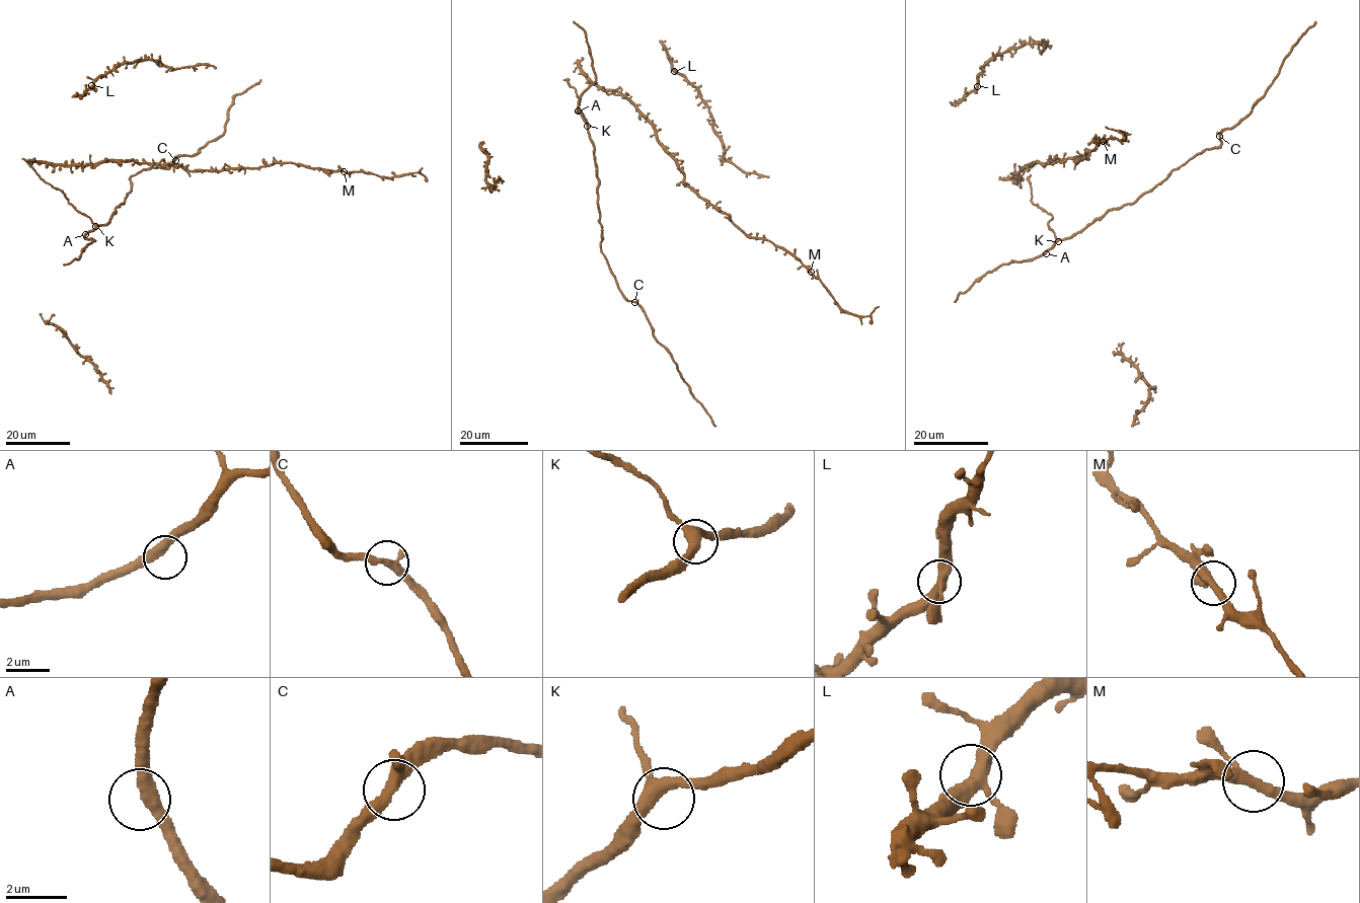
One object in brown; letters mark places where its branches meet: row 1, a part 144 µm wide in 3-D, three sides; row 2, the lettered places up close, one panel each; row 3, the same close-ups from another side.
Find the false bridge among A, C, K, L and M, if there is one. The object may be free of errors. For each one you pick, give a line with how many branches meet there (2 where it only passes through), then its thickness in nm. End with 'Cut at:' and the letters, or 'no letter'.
Cut at: no letter

